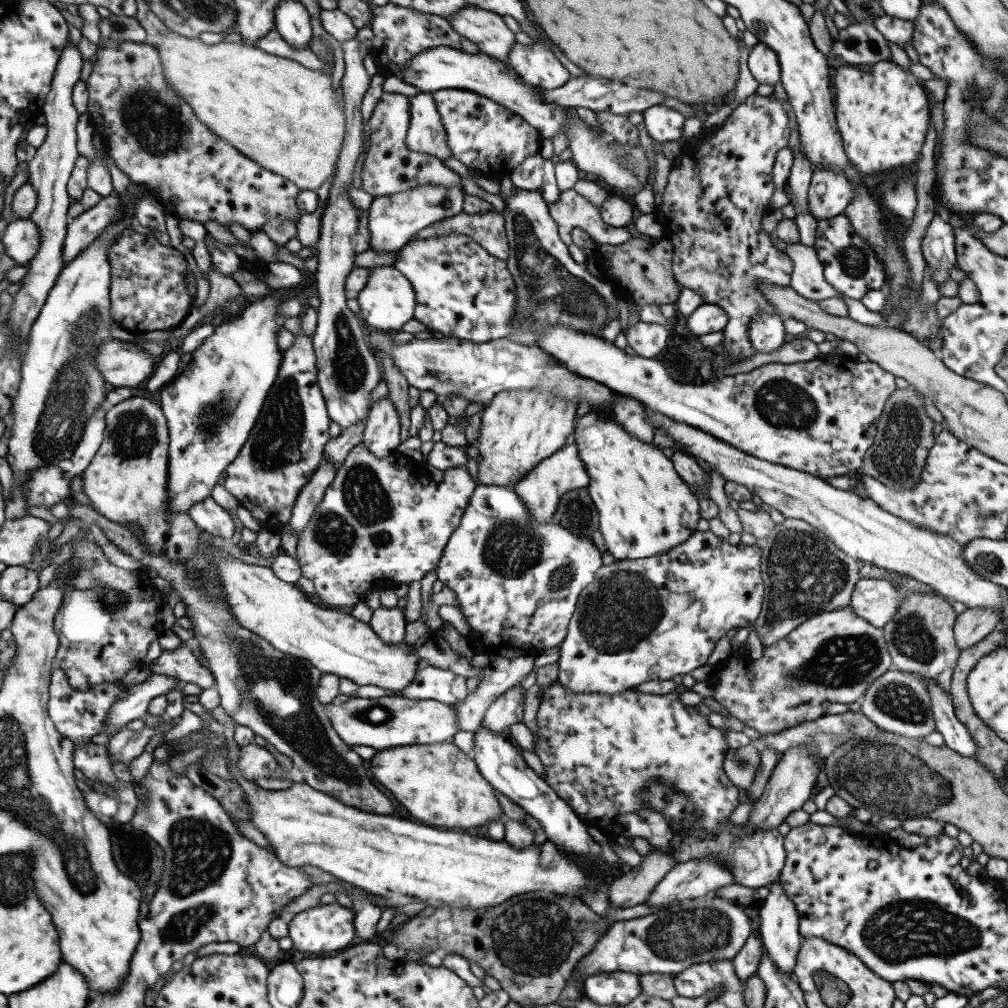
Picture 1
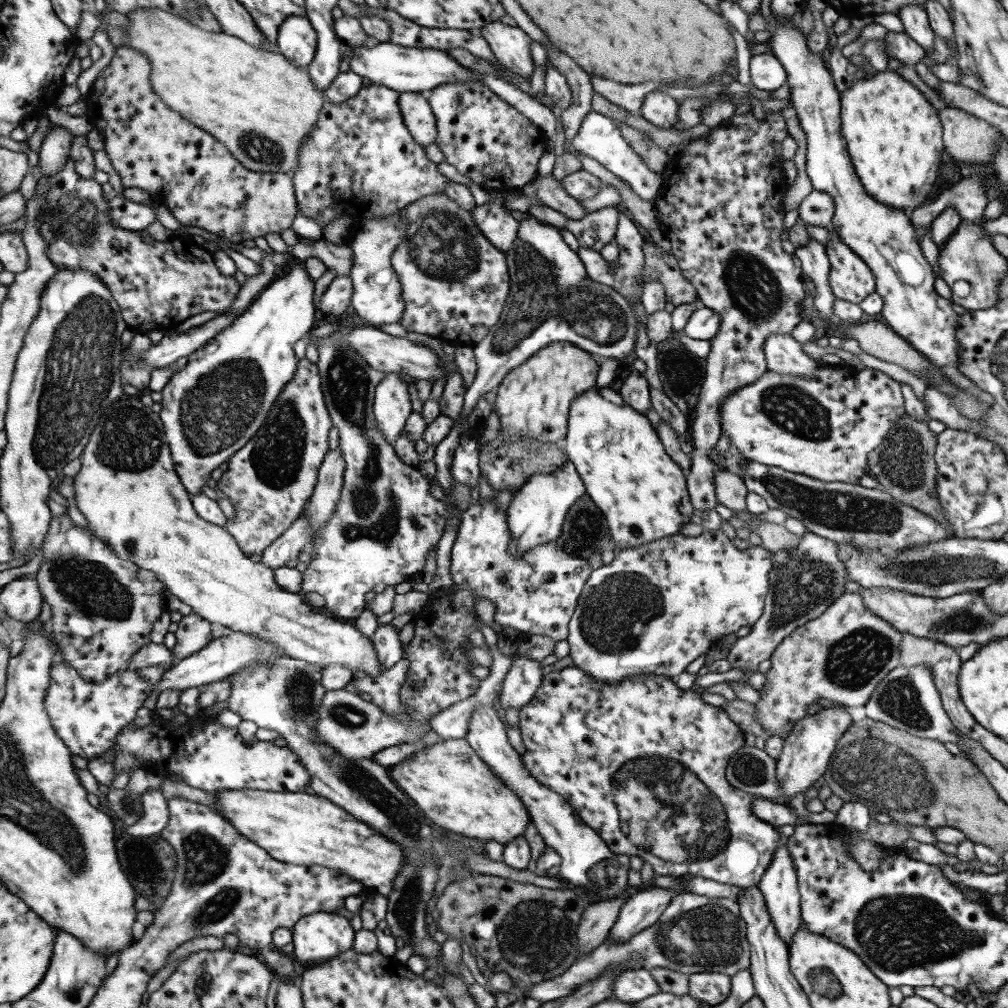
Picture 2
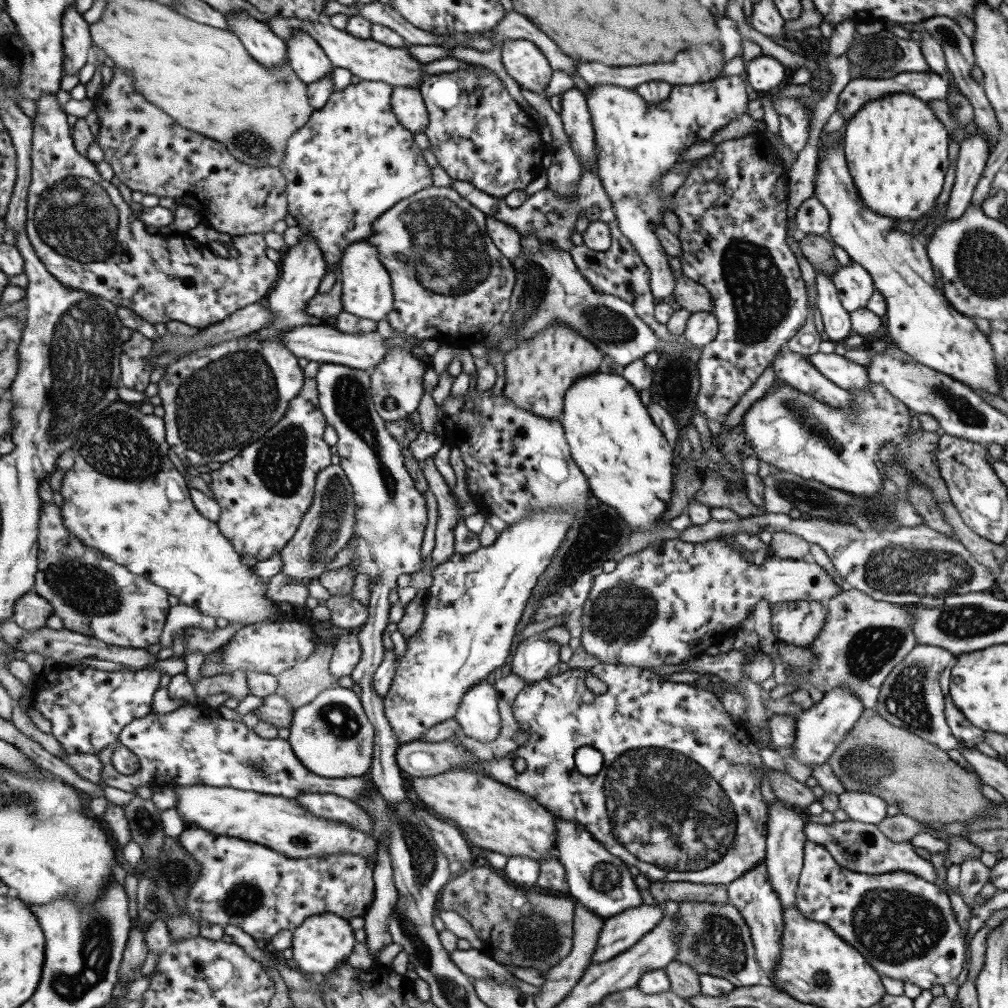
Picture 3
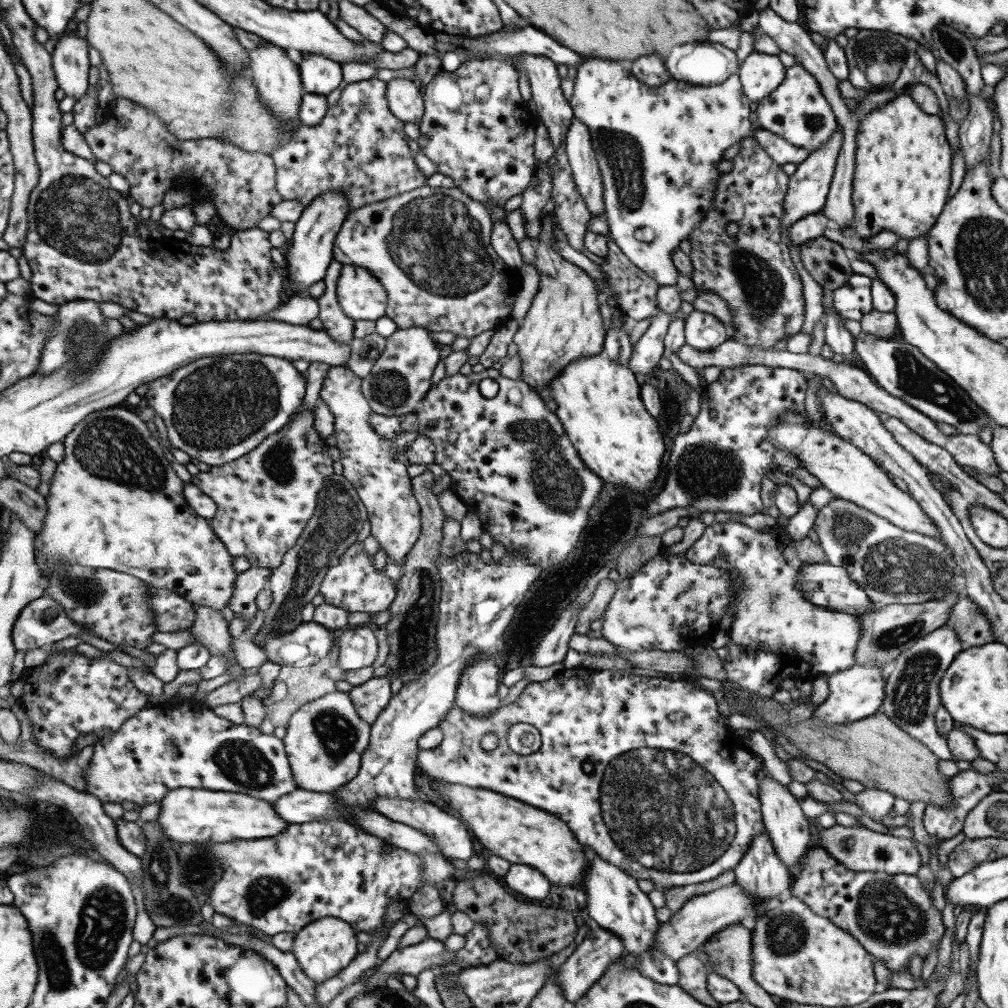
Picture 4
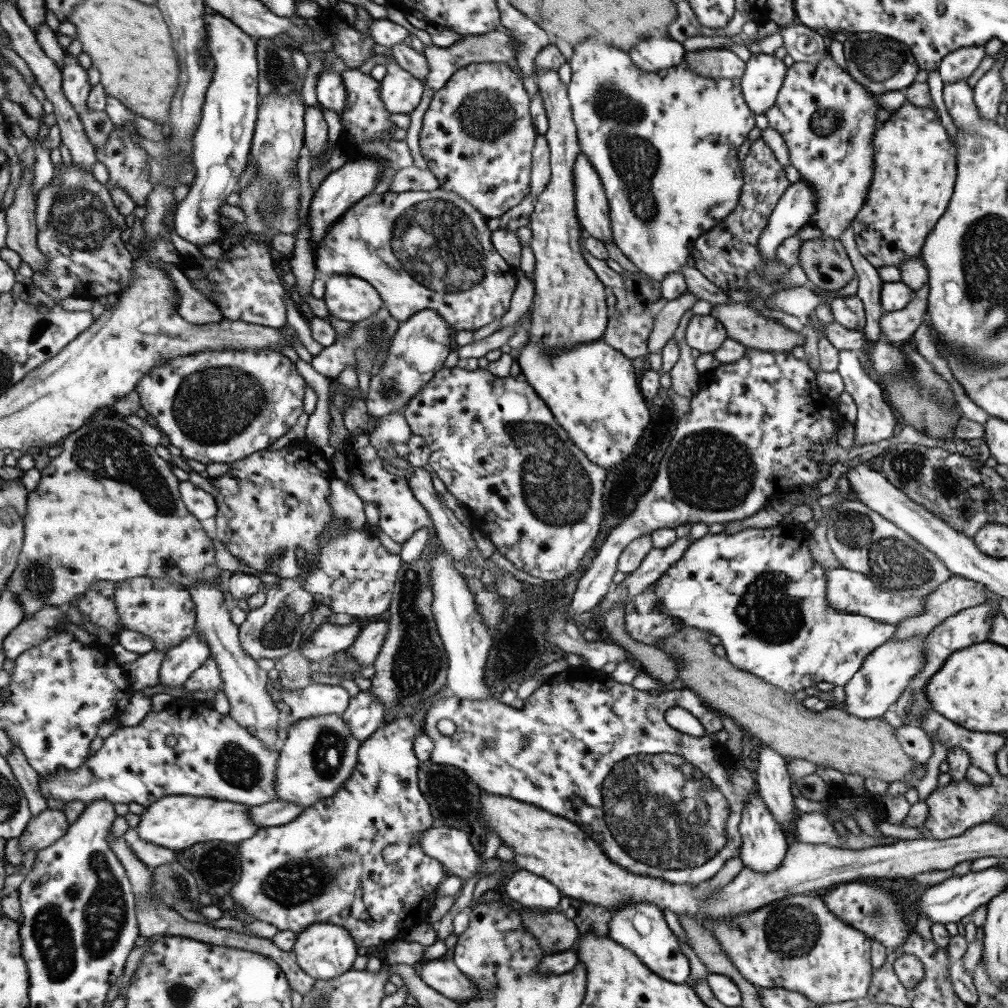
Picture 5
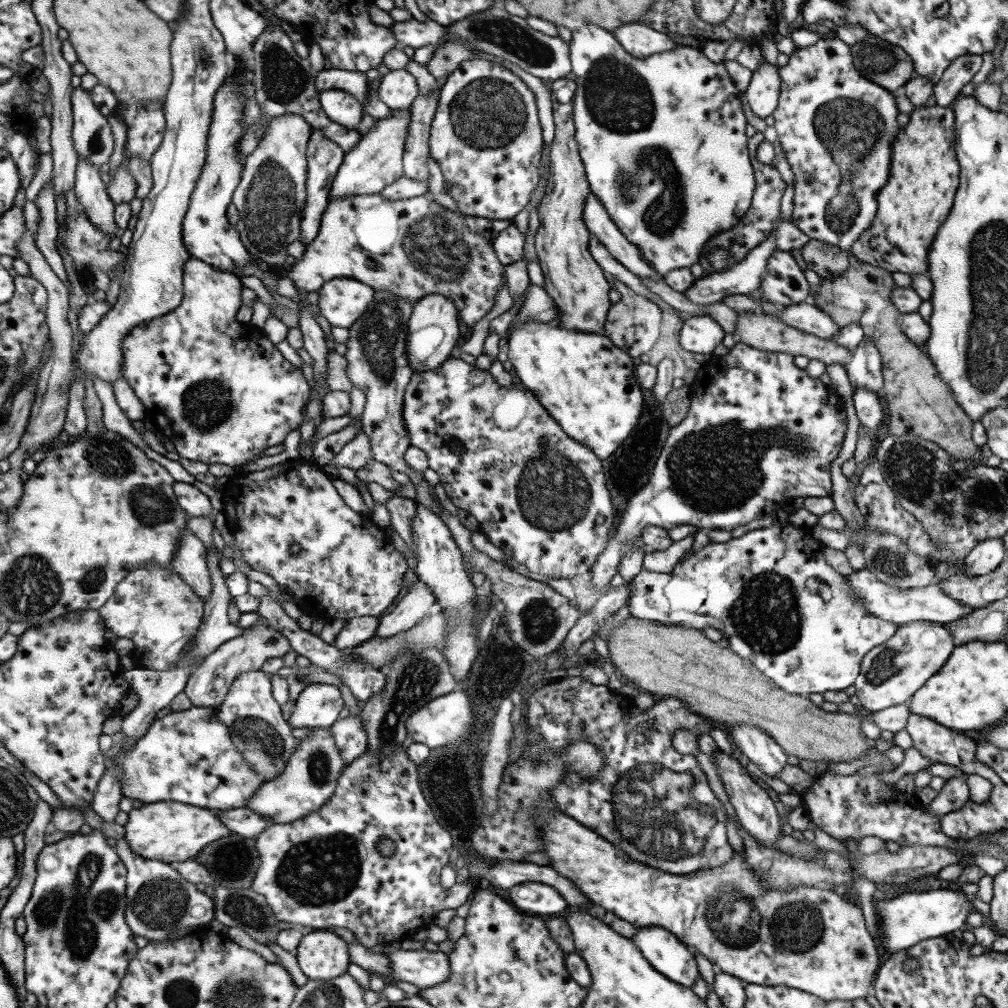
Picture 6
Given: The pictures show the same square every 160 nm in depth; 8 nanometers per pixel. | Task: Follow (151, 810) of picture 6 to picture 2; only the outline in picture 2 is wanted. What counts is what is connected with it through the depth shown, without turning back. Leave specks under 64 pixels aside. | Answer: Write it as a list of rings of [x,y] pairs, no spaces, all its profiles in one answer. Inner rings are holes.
[[[251,789],[223,790],[213,792],[213,807],[209,809],[223,817],[237,830],[238,834],[244,835],[247,840],[263,848],[271,858],[291,866],[330,868],[346,874],[351,880],[358,880],[366,886],[368,893],[378,893],[385,898],[391,892],[395,877],[404,865],[404,850],[399,844],[381,836],[377,830],[367,828],[363,822],[359,822],[360,820],[339,806],[318,795],[311,796],[304,792],[263,792]]]

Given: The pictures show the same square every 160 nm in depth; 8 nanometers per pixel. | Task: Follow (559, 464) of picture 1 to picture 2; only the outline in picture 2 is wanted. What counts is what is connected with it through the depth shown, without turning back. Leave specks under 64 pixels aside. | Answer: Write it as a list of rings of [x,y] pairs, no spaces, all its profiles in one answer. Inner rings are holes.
[[[565,459],[558,471],[531,475],[529,480],[512,494],[506,509],[508,531],[518,553],[522,555],[540,544],[555,541],[561,534],[561,527],[569,507],[583,493],[585,493],[584,484],[569,459]]]

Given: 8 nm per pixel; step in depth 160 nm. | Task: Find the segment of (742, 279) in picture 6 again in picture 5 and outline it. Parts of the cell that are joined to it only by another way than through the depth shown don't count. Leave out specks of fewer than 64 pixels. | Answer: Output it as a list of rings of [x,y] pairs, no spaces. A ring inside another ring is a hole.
[[[799,178],[791,183],[779,197],[769,213],[767,224],[758,238],[757,248],[761,260],[770,259],[776,254],[779,243],[788,236],[795,235],[807,224],[815,212],[816,198],[810,184]],[[689,292],[677,299],[668,301],[655,316],[653,316],[653,330],[647,337],[647,354],[658,354],[669,338],[675,333],[683,313],[697,303],[697,297]]]

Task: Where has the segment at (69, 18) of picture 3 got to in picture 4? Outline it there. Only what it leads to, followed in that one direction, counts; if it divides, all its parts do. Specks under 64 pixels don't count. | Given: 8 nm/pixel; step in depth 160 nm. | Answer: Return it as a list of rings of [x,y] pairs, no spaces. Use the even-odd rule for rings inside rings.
[[[76,29],[63,35],[54,45],[53,49],[53,69],[57,77],[58,88],[64,92],[64,96],[74,96],[79,98],[88,88],[88,67],[87,41],[77,35]]]

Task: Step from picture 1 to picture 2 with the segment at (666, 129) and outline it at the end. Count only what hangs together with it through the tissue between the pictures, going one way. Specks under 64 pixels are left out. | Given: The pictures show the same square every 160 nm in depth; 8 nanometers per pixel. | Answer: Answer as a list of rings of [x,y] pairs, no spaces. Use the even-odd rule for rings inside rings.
[[[659,92],[646,94],[639,111],[647,122],[659,129],[673,128],[678,119],[677,102],[673,98],[669,98],[667,94],[659,94]]]

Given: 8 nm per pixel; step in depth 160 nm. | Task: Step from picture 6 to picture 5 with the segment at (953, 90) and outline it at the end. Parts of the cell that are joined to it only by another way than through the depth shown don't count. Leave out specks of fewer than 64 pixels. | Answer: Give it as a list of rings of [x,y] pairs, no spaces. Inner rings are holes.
[[[983,46],[959,47],[948,52],[939,61],[936,71],[942,84],[953,84],[959,80],[965,81],[977,68],[979,61],[985,56]]]

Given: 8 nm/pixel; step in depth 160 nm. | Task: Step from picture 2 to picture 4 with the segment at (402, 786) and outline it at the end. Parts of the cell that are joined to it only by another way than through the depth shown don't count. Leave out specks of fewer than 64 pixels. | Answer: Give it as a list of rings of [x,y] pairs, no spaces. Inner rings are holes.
[[[447,783],[443,786],[447,804],[461,816],[482,848],[507,860],[510,864],[524,864],[535,868],[553,885],[575,885],[582,888],[584,872],[588,867],[581,845],[569,831],[568,824],[551,813],[528,806],[509,796],[489,790],[469,788]]]

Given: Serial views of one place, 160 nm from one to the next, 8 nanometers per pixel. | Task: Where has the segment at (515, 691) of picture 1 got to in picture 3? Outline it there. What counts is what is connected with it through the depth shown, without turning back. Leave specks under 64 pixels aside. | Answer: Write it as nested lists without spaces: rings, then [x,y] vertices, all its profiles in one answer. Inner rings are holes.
[[[536,633],[527,639],[520,641],[515,648],[515,653],[511,656],[510,672],[516,674],[523,680],[524,684],[533,684],[547,676],[549,668],[559,662],[559,645],[553,641],[547,640],[543,633]]]

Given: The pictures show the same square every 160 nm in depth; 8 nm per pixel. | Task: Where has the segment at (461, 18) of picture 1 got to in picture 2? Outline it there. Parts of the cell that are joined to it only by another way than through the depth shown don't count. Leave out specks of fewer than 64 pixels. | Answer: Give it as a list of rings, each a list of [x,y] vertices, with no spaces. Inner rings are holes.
[[[495,19],[486,22],[473,33],[485,39],[500,66],[520,74],[523,78],[529,78],[534,69],[529,54],[531,40],[520,28]]]

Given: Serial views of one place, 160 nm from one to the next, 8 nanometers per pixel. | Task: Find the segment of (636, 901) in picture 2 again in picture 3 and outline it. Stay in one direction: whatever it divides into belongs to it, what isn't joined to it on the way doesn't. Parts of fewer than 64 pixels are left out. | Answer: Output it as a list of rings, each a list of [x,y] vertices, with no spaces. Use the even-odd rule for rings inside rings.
[[[642,904],[605,919],[598,934],[590,964],[601,964],[625,952],[641,936],[655,928],[662,919],[662,915],[661,905],[653,907]]]

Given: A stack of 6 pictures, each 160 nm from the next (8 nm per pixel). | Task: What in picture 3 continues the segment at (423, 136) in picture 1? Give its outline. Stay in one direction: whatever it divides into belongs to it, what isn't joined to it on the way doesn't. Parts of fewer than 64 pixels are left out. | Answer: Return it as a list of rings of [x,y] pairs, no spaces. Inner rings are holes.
[[[395,87],[390,93],[390,108],[405,130],[413,134],[425,132],[428,112],[417,88]]]

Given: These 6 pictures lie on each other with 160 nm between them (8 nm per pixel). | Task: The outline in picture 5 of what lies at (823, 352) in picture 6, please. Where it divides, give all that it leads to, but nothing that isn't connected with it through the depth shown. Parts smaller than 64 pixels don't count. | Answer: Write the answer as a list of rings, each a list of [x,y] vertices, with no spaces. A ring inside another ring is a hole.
[[[715,304],[711,308],[710,316],[723,326],[726,338],[734,340],[747,349],[757,349],[769,353],[790,353],[795,346],[803,348],[803,344],[805,344],[801,332],[799,334],[790,332],[781,323],[777,323],[777,320],[773,321],[771,318],[763,317],[763,314],[757,313],[745,304]]]

